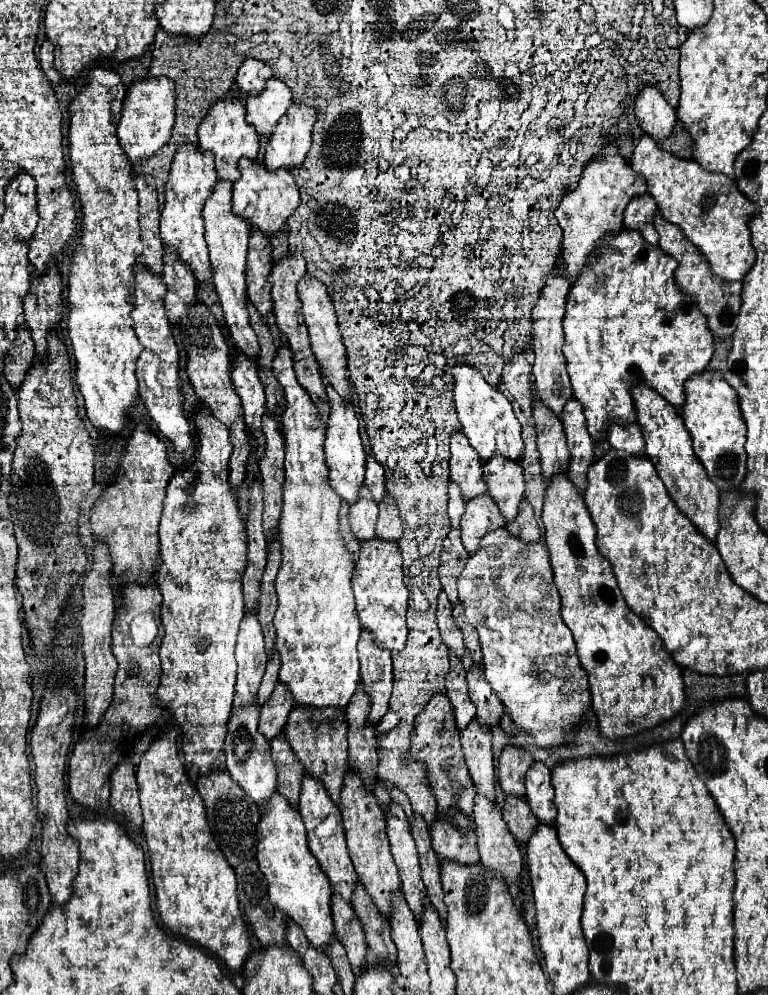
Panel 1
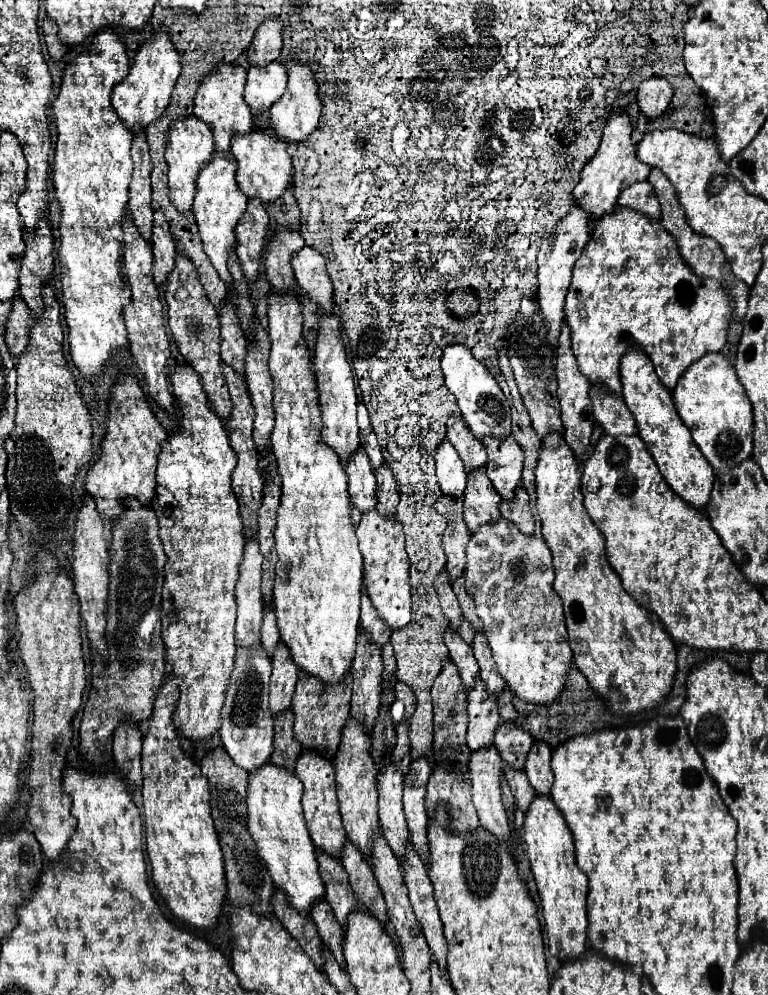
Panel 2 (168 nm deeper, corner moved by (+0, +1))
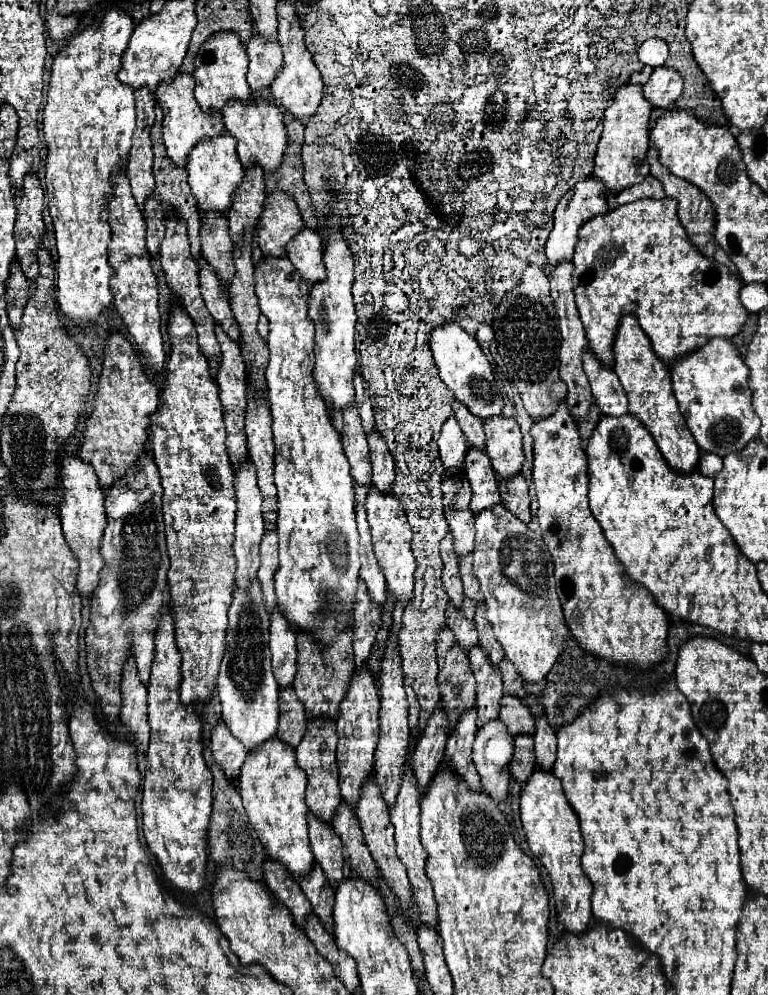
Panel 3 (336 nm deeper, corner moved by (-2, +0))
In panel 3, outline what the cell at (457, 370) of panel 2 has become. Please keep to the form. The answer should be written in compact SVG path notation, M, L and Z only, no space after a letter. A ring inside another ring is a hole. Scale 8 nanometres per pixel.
M450 323L446 327L436 327L430 337L430 349L440 373L440 379L448 385L448 389L454 393L454 397L468 407L468 411L482 421L490 417L500 417L502 415L502 393L494 381L492 367L482 353L480 345L472 335L462 331L456 323Z

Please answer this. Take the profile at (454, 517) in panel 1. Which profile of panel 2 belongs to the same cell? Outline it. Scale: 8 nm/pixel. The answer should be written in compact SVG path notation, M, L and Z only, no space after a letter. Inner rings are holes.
M444 440L436 448L434 460L436 460L436 476L438 476L442 494L452 496L452 498L462 498L464 488L466 488L464 462L460 460L460 454L450 444L450 440Z

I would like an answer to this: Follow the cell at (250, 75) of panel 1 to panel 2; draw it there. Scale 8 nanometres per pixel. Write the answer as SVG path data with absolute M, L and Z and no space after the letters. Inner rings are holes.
M266 18L254 34L248 48L248 62L256 66L266 66L280 58L282 50L282 28L284 22L278 18Z

